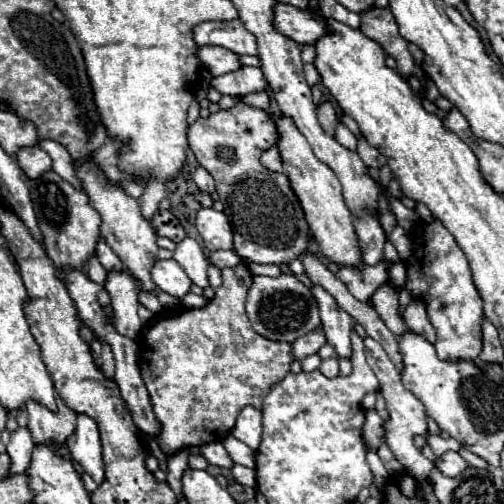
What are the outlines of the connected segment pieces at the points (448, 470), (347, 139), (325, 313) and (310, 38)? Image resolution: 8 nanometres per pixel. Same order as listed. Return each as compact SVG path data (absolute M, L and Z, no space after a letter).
M446 452L442 454L440 458L436 458L436 464L434 464L444 476L448 478L456 478L458 474L462 474L462 470L468 468L466 460L458 454L458 452Z
M338 124L336 126L336 140L344 146L344 148L348 148L348 150L356 150L356 136L344 126L344 124Z
M312 286L310 292L316 298L320 318L322 318L322 330L326 334L328 344L336 348L340 358L350 358L352 356L352 346L350 346L352 318L334 302L334 298L322 286Z
M274 4L272 24L280 34L288 36L298 44L314 44L324 34L322 18L316 18L288 4Z

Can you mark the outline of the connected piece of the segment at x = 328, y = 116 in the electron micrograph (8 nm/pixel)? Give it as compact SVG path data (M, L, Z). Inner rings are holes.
M328 102L318 106L318 122L320 122L320 126L324 128L326 134L330 134L330 136L334 134L334 126L338 124L338 114Z

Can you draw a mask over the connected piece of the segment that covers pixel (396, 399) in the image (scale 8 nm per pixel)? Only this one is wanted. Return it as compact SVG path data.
M364 338L364 346L366 346L366 360L370 364L370 368L374 370L378 382L380 382L380 392L386 400L386 410L388 410L388 420L384 420L386 428L386 442L392 454L396 456L398 462L404 464L404 468L416 478L416 480L428 480L430 472L432 472L432 462L428 458L424 458L424 454L414 446L414 436L422 434L426 436L426 410L422 406L422 402L418 402L418 398L406 390L398 378L398 370L392 364L392 360L388 358L388 354L384 352L384 348L374 342L372 338Z

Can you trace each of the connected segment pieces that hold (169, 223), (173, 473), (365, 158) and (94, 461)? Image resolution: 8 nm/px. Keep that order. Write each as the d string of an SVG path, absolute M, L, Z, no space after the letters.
M158 210L152 216L152 228L154 228L156 236L170 238L172 242L180 242L186 236L184 228L180 226L180 222L176 220L176 216L170 210Z
M184 449L176 453L175 455L169 456L167 458L168 474L166 481L170 485L172 490L175 492L178 501L184 497L184 495L182 494L183 491L181 478L184 469L187 468L189 457L189 449Z
M358 136L358 156L366 166L372 166L372 168L380 168L382 164L386 164L386 158L374 146L370 146L364 136Z
M76 414L76 430L66 440L72 458L84 468L86 474L92 476L96 484L102 482L104 470L102 470L102 446L100 446L100 434L94 418L88 414Z

